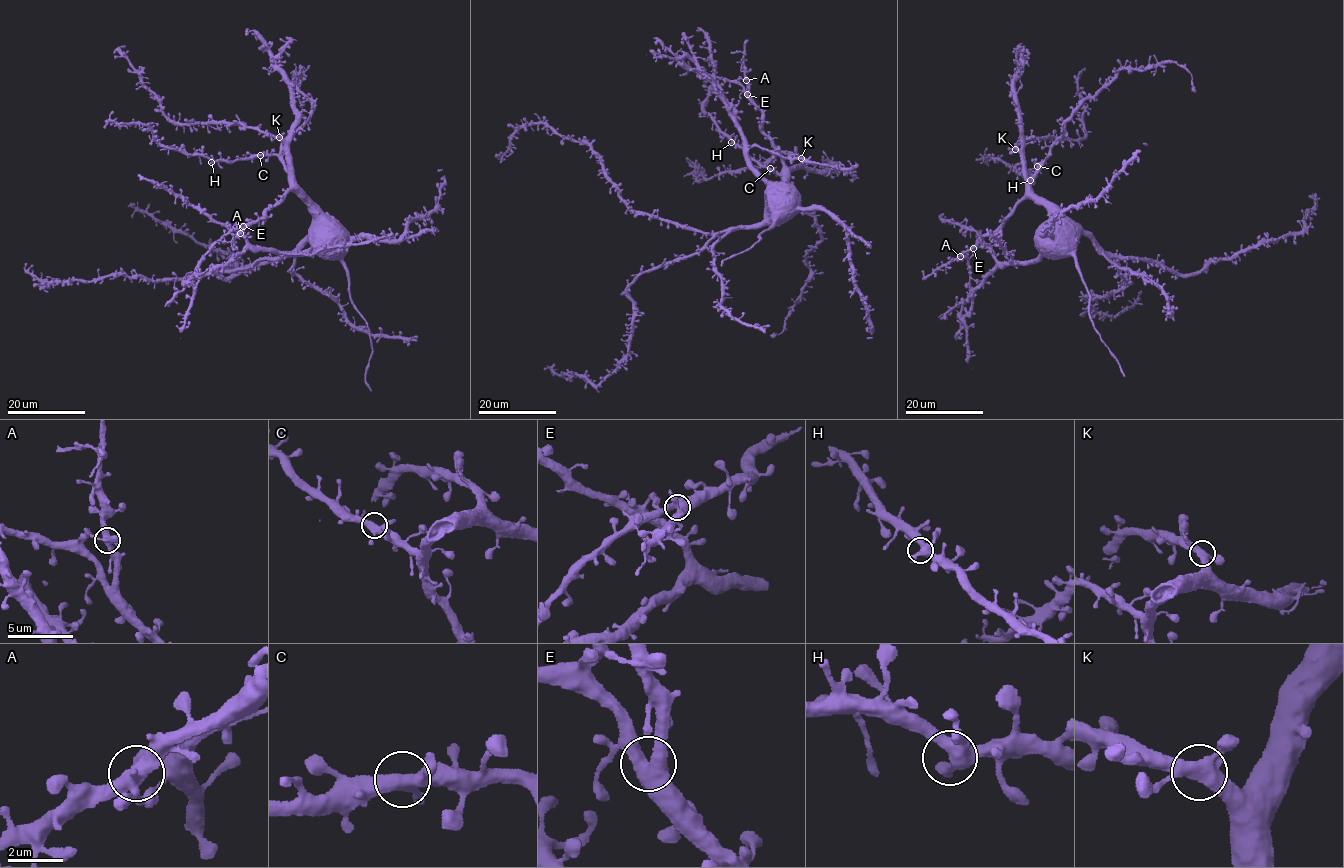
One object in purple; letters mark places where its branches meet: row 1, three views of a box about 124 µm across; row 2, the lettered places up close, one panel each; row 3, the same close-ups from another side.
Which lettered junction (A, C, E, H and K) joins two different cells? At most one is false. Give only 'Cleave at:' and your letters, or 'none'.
Cleave at: none

